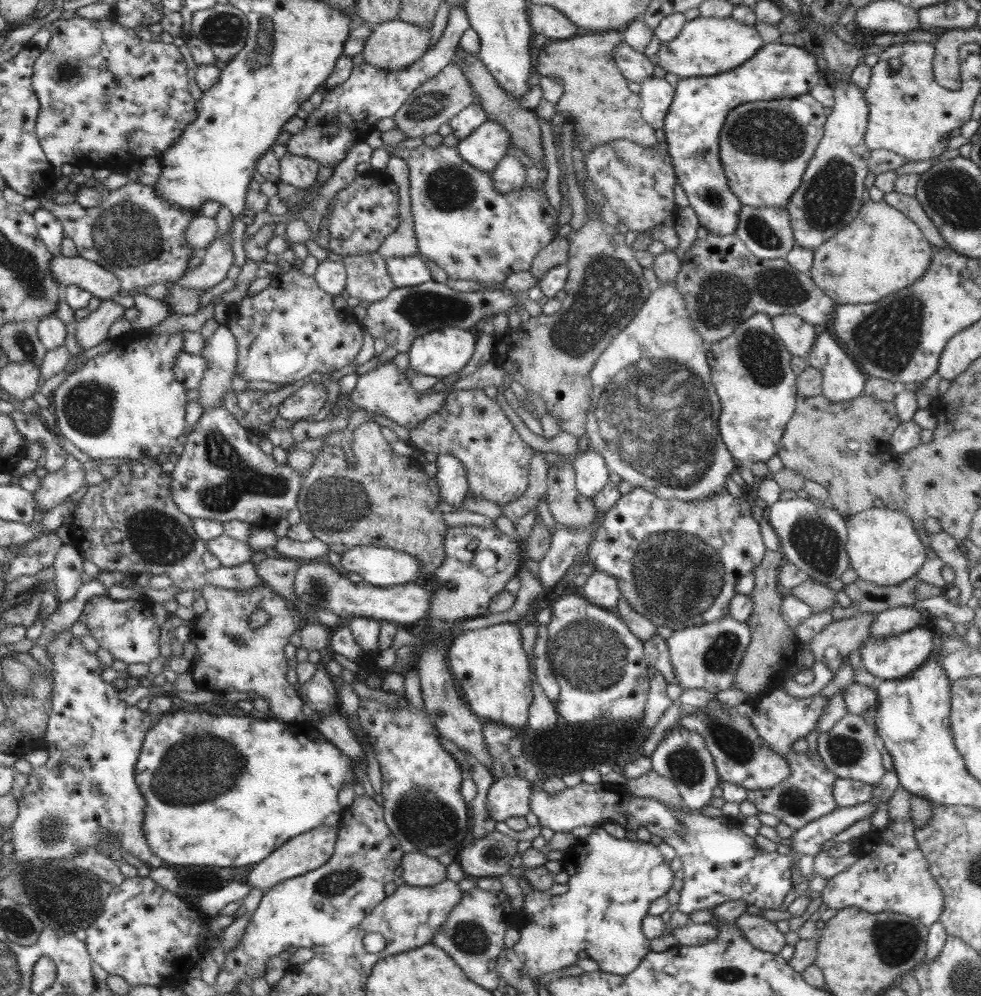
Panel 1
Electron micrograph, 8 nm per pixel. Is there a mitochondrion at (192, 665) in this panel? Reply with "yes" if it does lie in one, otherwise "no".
no

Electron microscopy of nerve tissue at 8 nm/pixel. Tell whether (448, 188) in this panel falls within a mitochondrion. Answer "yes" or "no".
yes

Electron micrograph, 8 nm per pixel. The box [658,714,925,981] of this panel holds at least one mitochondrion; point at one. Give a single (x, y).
(896, 943)

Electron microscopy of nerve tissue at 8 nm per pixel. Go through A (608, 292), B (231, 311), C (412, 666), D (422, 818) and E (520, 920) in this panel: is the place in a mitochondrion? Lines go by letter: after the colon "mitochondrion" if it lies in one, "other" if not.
A: mitochondrion
B: other
C: other
D: mitochondrion
E: other

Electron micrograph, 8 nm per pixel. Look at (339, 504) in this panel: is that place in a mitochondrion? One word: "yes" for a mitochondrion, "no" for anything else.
yes

